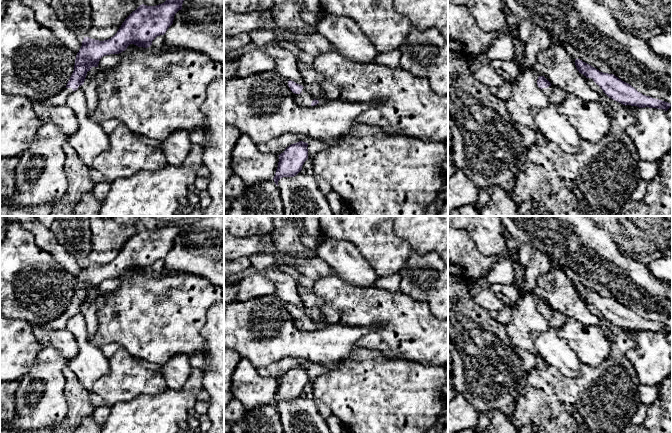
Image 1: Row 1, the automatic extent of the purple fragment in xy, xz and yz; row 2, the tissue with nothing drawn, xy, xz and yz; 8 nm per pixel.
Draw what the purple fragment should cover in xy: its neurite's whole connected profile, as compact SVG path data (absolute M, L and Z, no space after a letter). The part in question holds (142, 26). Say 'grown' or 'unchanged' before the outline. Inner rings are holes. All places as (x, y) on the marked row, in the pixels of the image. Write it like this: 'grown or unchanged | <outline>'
grown | M166 0L156 6L140 5L122 23L117 33L108 40L99 41L84 37L76 55L74 71L66 87L56 96L44 101L46 105L66 105L67 97L84 84L87 72L98 67L103 56L119 54L130 44L148 48L152 41L164 35L173 24L175 14L182 9L184 0Z

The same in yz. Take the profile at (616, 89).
unchanged | M580 59L575 60L575 65L579 73L583 74L586 78L591 78L609 98L625 106L649 107L665 111L672 106L668 102L643 95L615 75L600 72Z

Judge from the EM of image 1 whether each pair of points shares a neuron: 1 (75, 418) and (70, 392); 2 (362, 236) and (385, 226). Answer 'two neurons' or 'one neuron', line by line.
1: one neuron
2: one neuron

